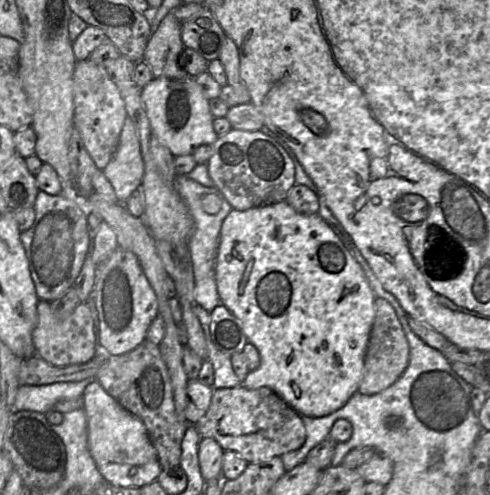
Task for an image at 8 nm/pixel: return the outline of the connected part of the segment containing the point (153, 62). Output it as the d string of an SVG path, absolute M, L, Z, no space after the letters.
M169 12L151 35L144 60L150 65L154 77L185 78L189 76L179 65L179 56L185 48L182 38L182 23Z

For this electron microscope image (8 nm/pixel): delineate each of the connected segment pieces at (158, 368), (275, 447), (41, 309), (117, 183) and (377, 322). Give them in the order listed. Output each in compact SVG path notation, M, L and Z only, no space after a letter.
M145 339L130 352L121 355L111 355L100 366L95 378L105 391L123 408L141 419L147 429L150 441L156 449L161 468L170 469L180 465L182 453L181 443L189 423L186 420L179 419L176 413L170 377L158 346Z
M268 387L214 389L205 415L194 425L202 438L213 438L224 451L232 451L248 463L260 463L297 450L306 440L301 415Z
M39 301L37 315L37 325L32 333L37 356L56 367L83 364L95 356L94 321L91 310L85 302L80 302L67 318L58 319L51 310L50 302Z
M128 116L124 121L117 149L103 173L111 183L118 202L124 205L131 193L141 185L144 162L134 123Z
M375 297L374 321L365 355L364 373L358 391L364 395L377 394L403 374L409 364L409 344L394 308L386 300Z

